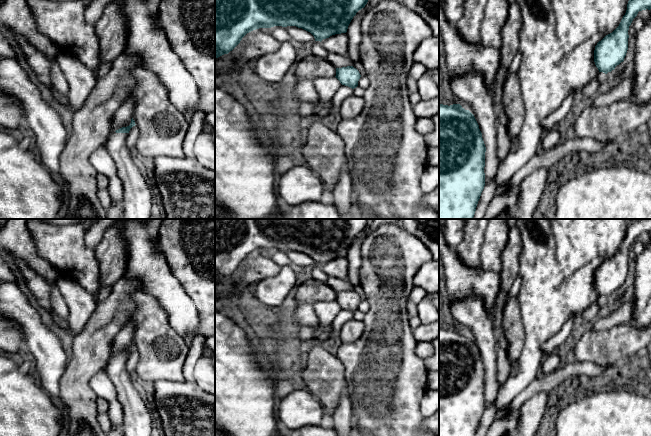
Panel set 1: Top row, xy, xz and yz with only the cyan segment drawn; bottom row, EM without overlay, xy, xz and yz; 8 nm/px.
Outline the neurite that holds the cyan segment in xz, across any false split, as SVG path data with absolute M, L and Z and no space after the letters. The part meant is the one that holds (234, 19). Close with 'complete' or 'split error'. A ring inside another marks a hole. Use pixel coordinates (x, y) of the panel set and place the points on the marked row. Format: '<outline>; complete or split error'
M215 0L215 59L228 54L249 32L274 26L296 26L310 32L315 41L322 41L335 34L346 33L356 13L368 0Z; complete

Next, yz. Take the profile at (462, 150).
M439 103L439 219L473 219L478 201L485 186L485 152L486 147L482 133L474 115L460 104L443 105Z; complete

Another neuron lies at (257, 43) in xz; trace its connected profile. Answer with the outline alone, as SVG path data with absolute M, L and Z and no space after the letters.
M259 28L247 33L236 46L241 50L237 53L230 70L235 74L241 74L247 70L254 61L267 54L276 52L281 46L270 32L265 28Z

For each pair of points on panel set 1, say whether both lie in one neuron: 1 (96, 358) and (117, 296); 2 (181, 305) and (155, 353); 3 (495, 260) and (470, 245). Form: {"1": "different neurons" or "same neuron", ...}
{"1": "same neuron", "2": "different neurons", "3": "different neurons"}

